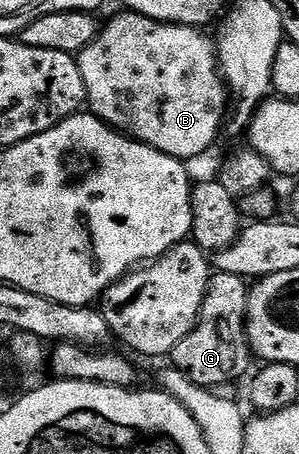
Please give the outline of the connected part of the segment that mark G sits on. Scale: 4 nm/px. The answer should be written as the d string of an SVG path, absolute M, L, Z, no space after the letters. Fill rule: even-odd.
M214 274L209 281L209 287L205 290L205 296L201 298L201 309L197 313L197 322L193 324L191 333L175 345L175 349L168 355L167 359L172 370L183 374L196 386L210 389L221 389L224 383L237 379L245 370L248 372L251 352L245 338L245 302L249 296L250 284L240 279L237 275Z

